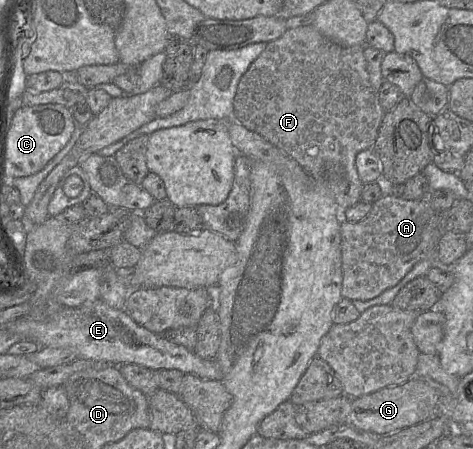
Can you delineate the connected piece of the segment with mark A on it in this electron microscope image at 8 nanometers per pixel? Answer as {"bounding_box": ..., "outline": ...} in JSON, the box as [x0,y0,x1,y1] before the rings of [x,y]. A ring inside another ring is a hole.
{"bounding_box":[341,191,445,301],"outline":[[[428,191],[428,193],[426,193],[422,198],[417,200],[405,200],[392,194],[383,195],[381,198],[379,198],[372,204],[371,210],[367,214],[367,216],[361,221],[359,222],[343,221],[341,223],[341,262],[342,262],[342,272],[343,272],[342,289],[341,289],[342,296],[351,301],[370,300],[377,297],[385,290],[398,284],[403,279],[403,277],[414,267],[414,265],[423,259],[435,259],[437,261],[437,264],[434,267],[441,266],[438,263],[438,242],[444,230],[445,229],[443,224],[443,216],[437,213],[432,206],[431,191]]]}

